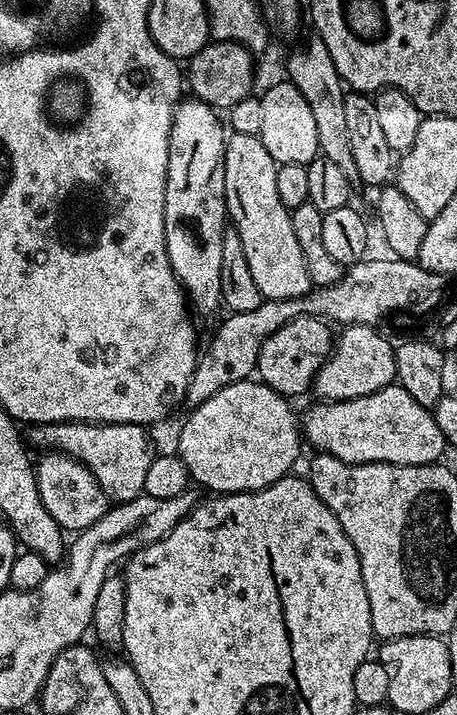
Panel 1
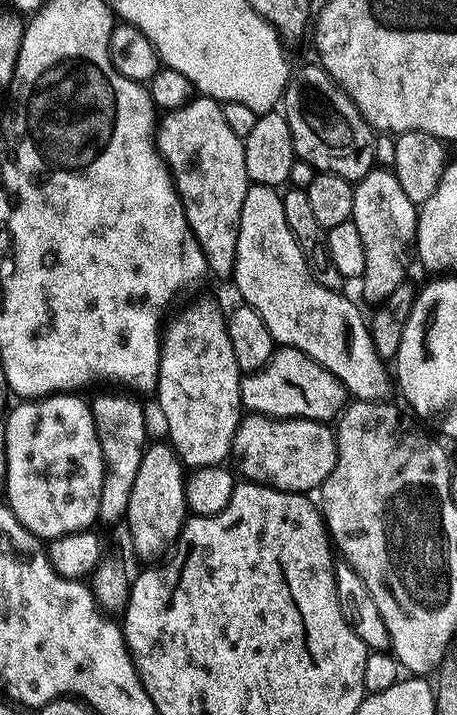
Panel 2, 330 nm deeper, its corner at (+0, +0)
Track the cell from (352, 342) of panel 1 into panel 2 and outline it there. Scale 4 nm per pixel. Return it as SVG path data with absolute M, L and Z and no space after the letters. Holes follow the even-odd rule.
M287 346L277 347L271 358L268 359L267 364L260 371L245 375L239 381L238 387L240 387L238 399L241 405L249 413L269 418L295 418L297 420L332 422L341 415L346 404L346 389L336 375L326 371L318 361L310 359L302 350Z

